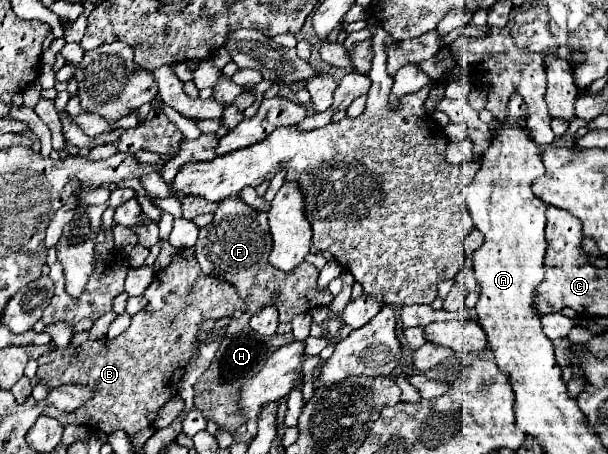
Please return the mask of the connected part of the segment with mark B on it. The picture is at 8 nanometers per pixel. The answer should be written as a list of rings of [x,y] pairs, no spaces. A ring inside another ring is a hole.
[[[194,248],[182,250],[174,256],[172,264],[166,270],[156,272],[152,284],[146,288],[144,298],[148,300],[146,308],[142,308],[138,314],[132,316],[130,328],[120,334],[114,340],[102,338],[102,340],[86,340],[82,346],[74,348],[68,346],[66,350],[54,350],[50,354],[40,356],[38,360],[38,380],[48,386],[50,390],[68,382],[84,382],[92,390],[92,400],[88,400],[82,408],[76,412],[66,414],[55,407],[47,406],[42,415],[56,418],[60,424],[67,426],[70,424],[84,425],[88,428],[98,428],[106,434],[124,430],[126,434],[136,434],[148,426],[152,426],[154,418],[158,416],[158,410],[176,394],[176,386],[182,380],[182,376],[188,370],[188,364],[192,360],[192,354],[198,348],[198,326],[204,320],[218,320],[224,316],[230,316],[234,310],[244,310],[244,302],[240,300],[236,288],[220,278],[206,276],[200,270],[200,264],[194,256]]]

